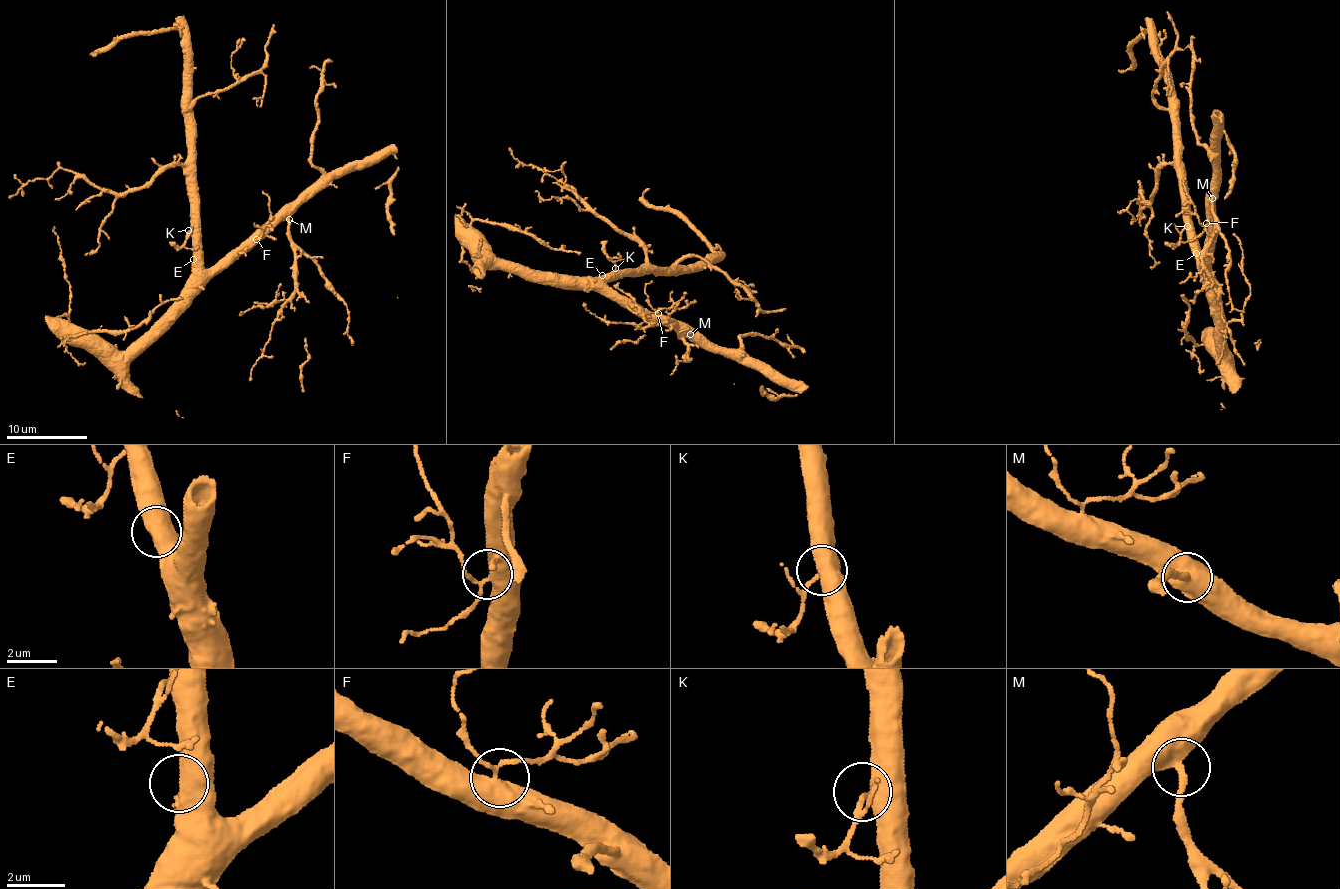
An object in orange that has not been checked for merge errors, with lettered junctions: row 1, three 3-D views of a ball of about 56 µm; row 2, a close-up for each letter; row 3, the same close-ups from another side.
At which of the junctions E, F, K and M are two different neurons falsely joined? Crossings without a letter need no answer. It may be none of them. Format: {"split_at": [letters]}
{"split_at": []}

